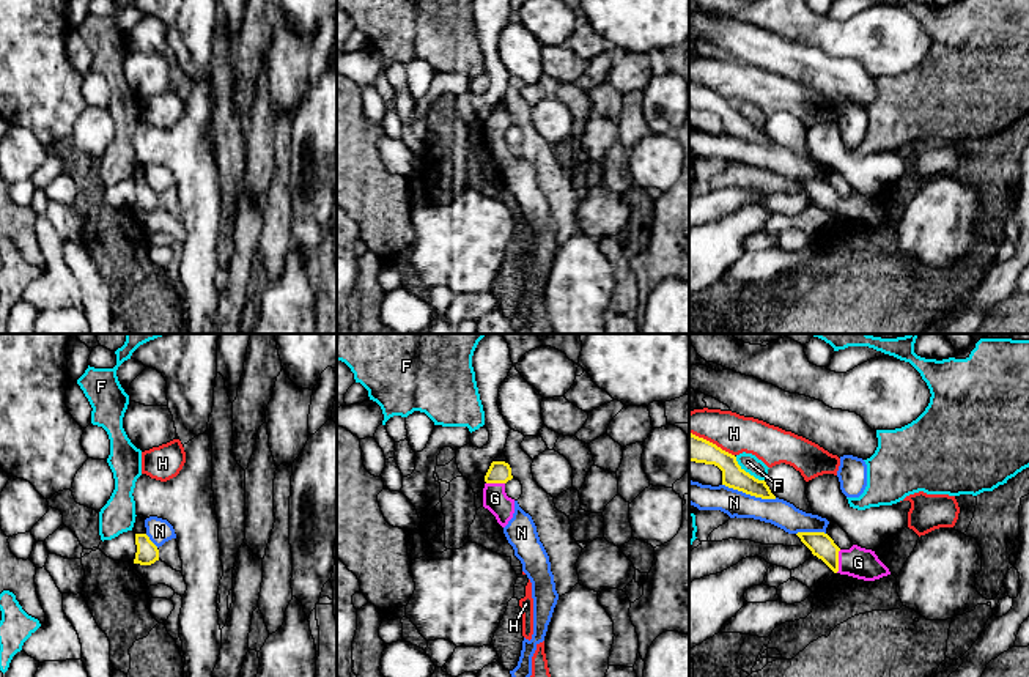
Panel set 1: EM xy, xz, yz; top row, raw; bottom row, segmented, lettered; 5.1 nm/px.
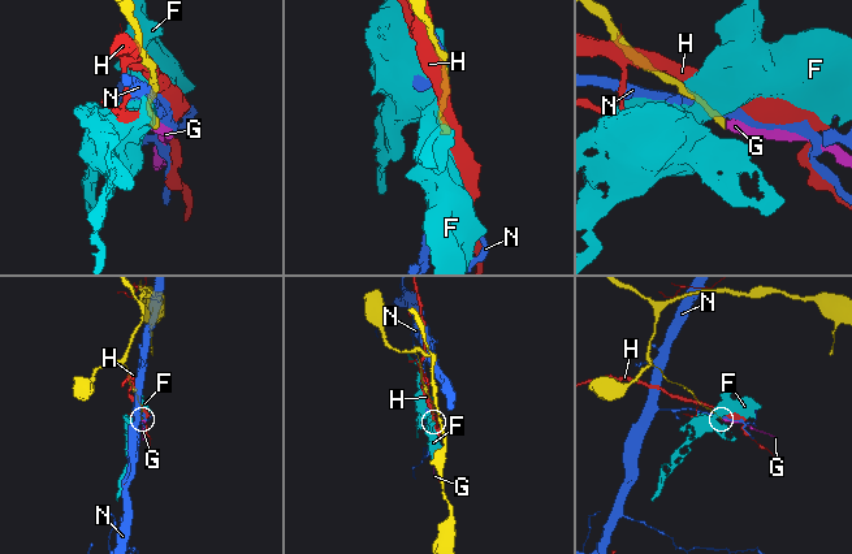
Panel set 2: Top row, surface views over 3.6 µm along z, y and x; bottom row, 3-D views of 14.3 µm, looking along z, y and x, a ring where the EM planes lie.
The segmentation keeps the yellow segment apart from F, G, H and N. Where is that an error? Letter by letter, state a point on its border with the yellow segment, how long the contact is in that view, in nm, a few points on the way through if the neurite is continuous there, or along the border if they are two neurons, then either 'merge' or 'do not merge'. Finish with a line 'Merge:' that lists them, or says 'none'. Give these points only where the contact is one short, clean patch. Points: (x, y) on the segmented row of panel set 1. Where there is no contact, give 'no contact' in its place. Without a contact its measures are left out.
F: contact yz (748, 473); length 200 nm; do not merge
G: contact yz (837, 561); length 120 nm; merge
H: contact yz (711, 443); length 260 nm; do not merge
N: contact yz (749, 493); length 280 nm; do not merge
Merge: G

